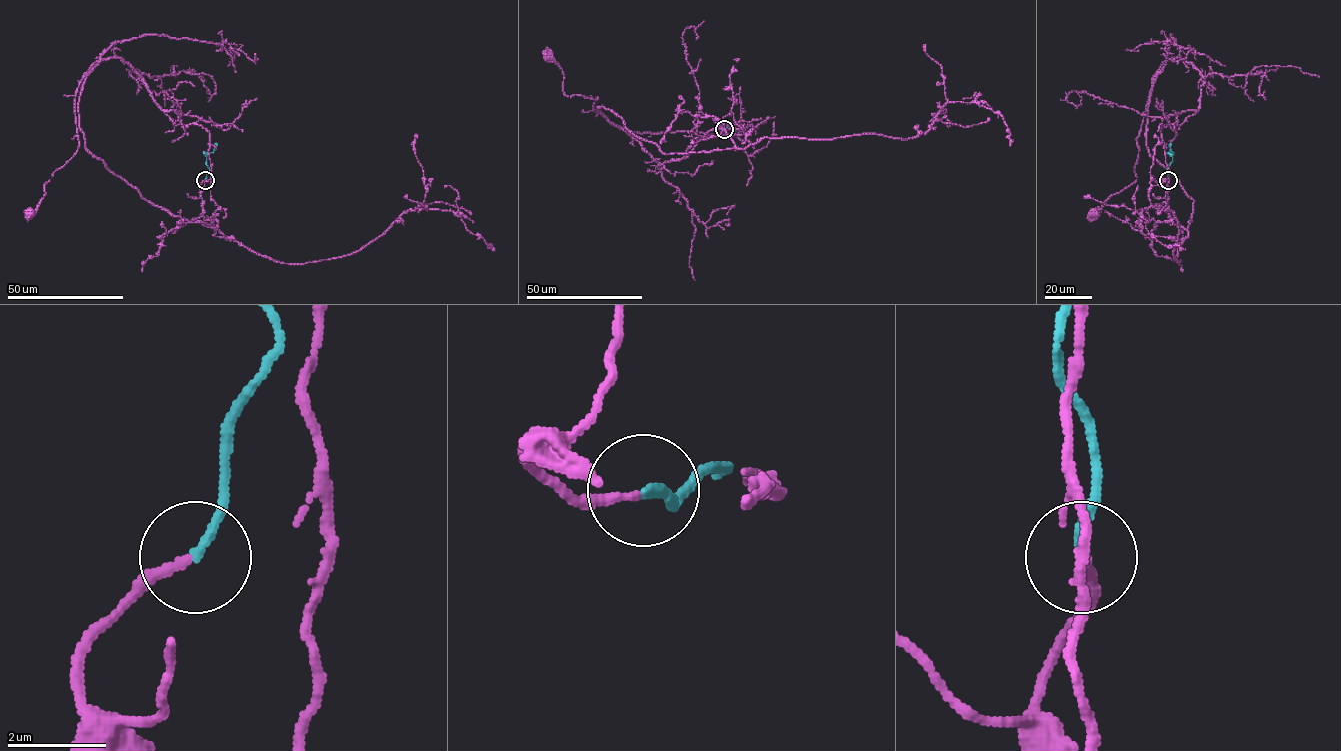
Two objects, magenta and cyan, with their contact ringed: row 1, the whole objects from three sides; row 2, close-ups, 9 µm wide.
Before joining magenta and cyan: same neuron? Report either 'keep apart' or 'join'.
join

